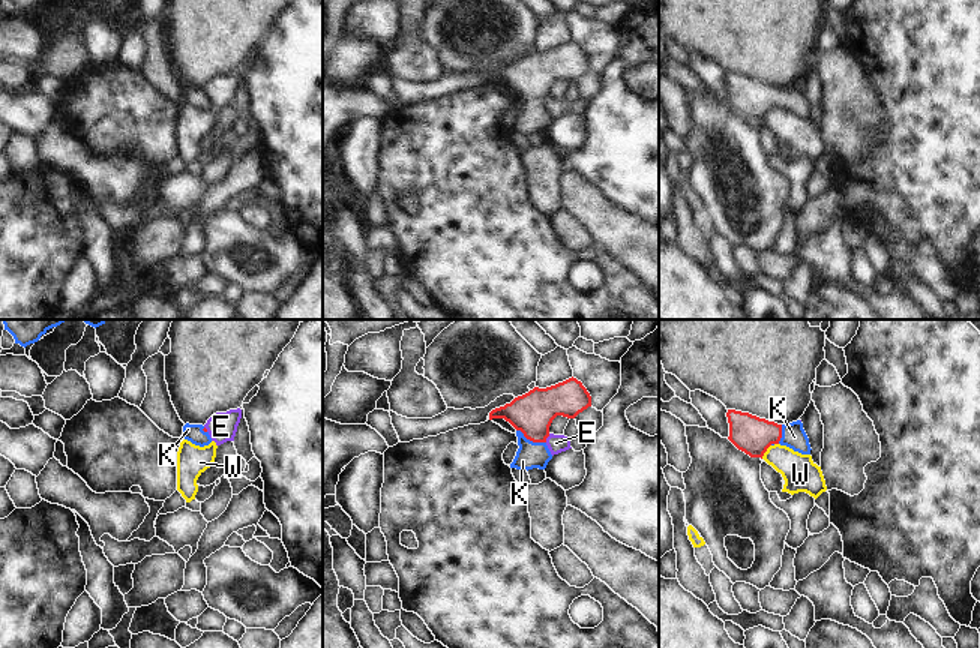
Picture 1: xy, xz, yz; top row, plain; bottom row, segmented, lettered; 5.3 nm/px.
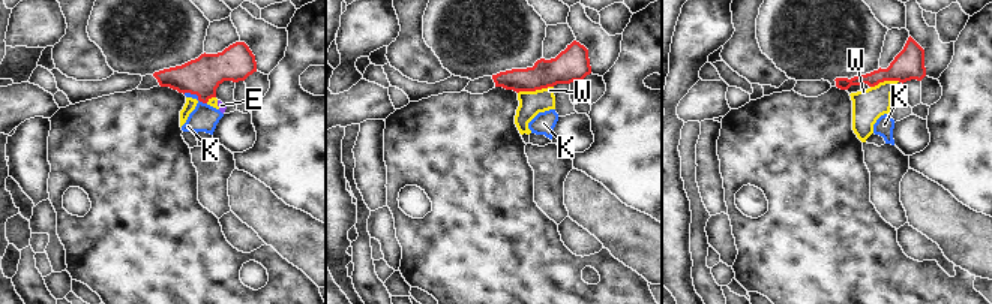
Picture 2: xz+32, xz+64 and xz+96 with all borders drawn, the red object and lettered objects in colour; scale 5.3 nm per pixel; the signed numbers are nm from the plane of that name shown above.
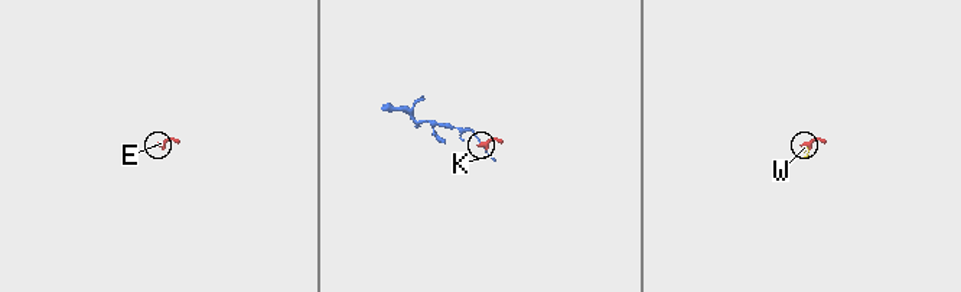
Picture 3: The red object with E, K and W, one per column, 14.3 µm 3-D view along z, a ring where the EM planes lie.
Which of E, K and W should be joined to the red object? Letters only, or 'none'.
K

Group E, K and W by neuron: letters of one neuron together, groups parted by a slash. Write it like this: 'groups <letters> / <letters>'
groups E W / K

